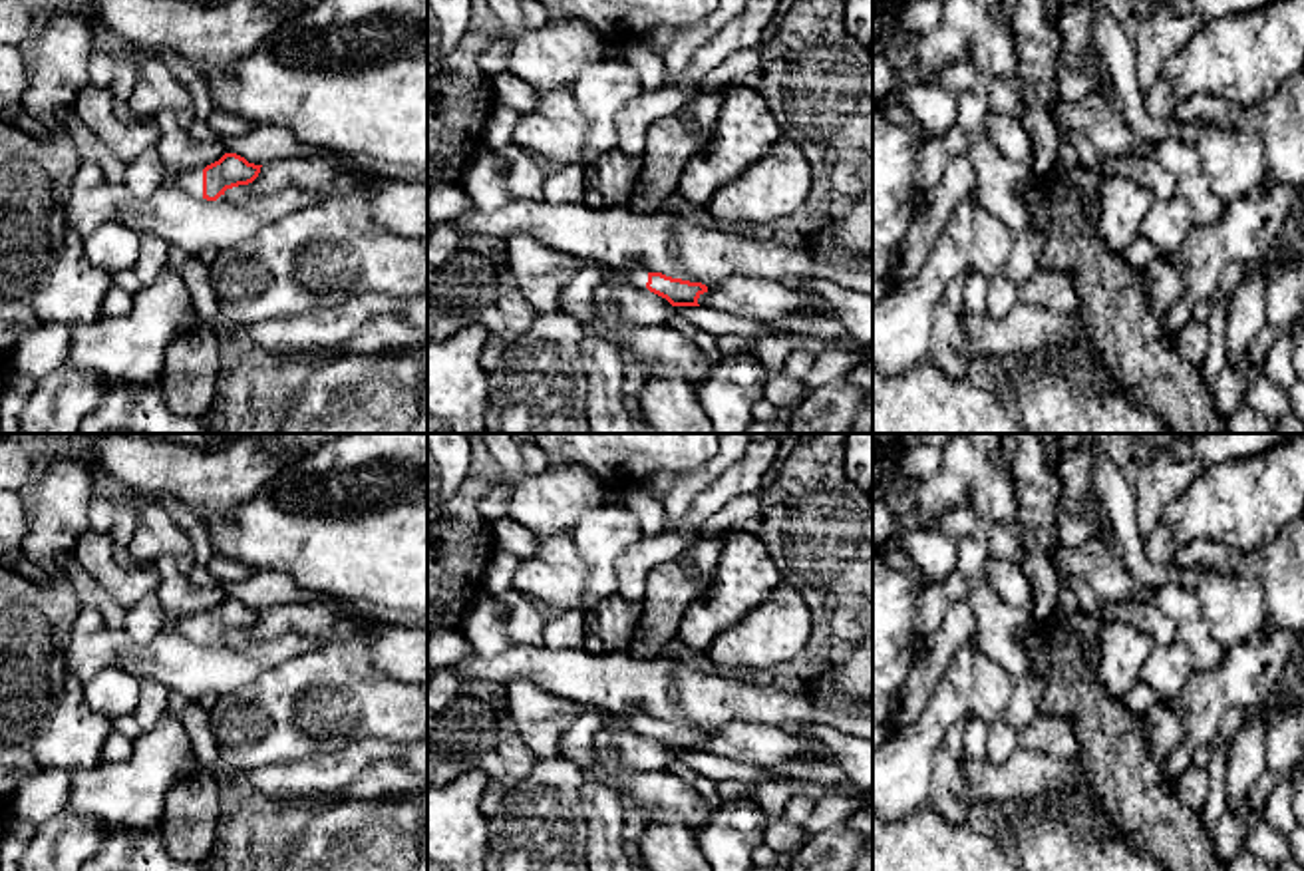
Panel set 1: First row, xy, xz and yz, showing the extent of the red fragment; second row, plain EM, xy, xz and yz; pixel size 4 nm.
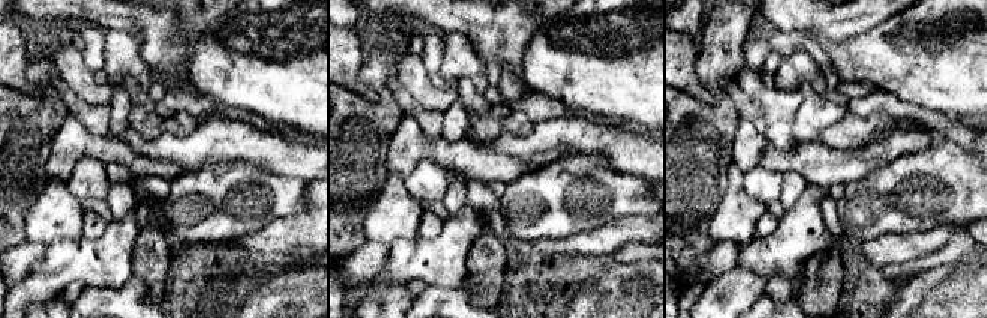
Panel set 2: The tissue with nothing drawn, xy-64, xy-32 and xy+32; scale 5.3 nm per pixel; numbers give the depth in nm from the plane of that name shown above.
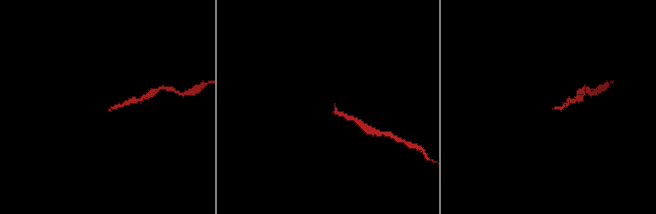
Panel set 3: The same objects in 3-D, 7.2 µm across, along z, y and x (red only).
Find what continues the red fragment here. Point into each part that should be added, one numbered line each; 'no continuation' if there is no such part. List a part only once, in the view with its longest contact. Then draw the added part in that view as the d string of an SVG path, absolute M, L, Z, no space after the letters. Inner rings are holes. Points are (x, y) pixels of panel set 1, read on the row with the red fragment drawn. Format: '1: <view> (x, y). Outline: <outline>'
1: xy (191, 179). Outline: M193 167L193 169L185 169L179 179L177 185L193 195L193 197L203 197L203 169L201 167Z

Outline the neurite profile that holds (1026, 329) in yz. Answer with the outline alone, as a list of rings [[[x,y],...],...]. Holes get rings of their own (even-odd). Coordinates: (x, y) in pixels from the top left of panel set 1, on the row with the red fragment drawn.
[[[1018,300],[1002,318],[962,314],[968,360],[1022,360],[1046,346],[1073,342],[1083,330],[1079,314],[1056,314]]]

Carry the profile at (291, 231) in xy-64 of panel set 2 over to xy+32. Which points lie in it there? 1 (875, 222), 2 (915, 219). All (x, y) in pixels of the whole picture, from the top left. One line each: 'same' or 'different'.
1: different
2: different

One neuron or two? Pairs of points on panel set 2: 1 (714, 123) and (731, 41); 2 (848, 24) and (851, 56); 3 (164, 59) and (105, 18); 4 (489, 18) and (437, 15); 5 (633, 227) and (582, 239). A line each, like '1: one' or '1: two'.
1: one
2: two
3: one
4: one
5: one

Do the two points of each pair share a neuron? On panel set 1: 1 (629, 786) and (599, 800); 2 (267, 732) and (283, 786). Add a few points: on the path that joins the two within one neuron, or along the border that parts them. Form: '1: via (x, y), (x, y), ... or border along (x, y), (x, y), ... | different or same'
1: border along (587, 776), (599, 778), (621, 796) | different
2: border along (321, 754), (309, 760), (261, 764), (247, 772) | different

